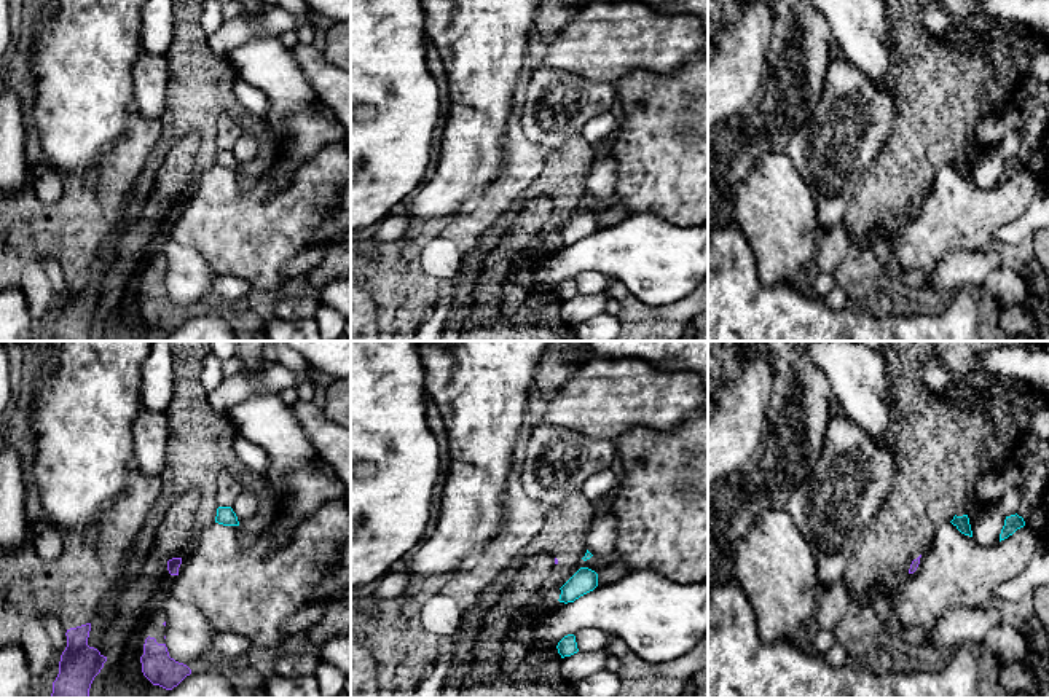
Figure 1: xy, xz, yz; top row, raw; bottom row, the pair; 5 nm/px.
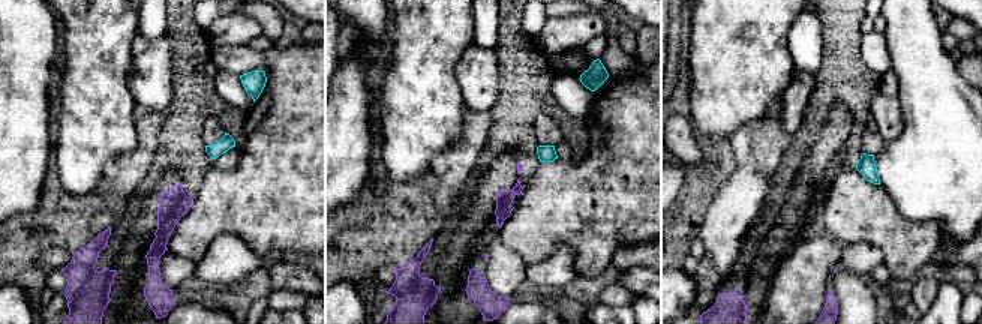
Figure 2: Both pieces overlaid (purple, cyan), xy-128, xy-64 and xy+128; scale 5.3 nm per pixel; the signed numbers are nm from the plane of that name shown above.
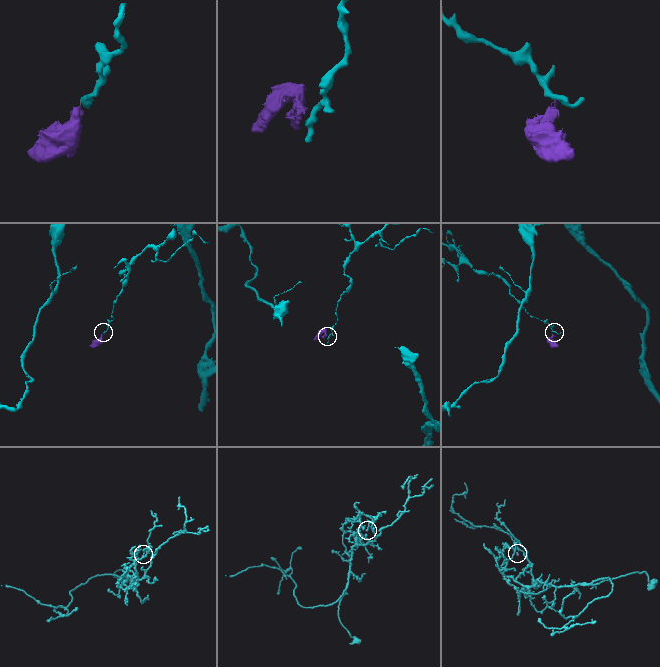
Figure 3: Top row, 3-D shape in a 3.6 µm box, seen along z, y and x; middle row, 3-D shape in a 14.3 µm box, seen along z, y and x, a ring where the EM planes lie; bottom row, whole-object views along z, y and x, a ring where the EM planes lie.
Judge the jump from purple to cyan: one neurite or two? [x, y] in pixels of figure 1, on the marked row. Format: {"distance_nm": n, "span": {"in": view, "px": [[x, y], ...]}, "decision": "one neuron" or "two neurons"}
{"distance_nm": 220, "span": {"in": "yz", "px": [[920, 555], [952, 523]]}, "decision": "two neurons"}

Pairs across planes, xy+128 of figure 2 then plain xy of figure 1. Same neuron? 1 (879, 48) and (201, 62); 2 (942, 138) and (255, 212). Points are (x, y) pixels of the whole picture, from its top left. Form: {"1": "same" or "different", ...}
{"1": "different", "2": "different"}

